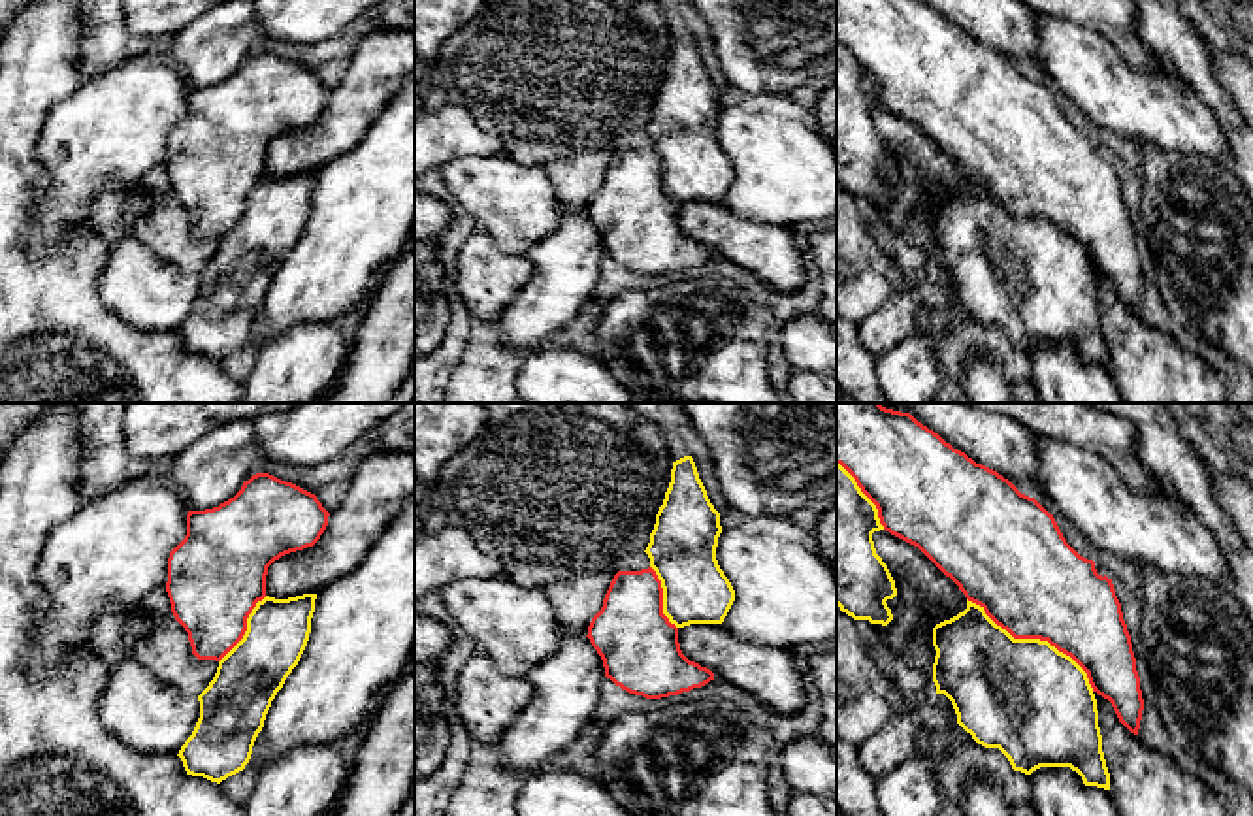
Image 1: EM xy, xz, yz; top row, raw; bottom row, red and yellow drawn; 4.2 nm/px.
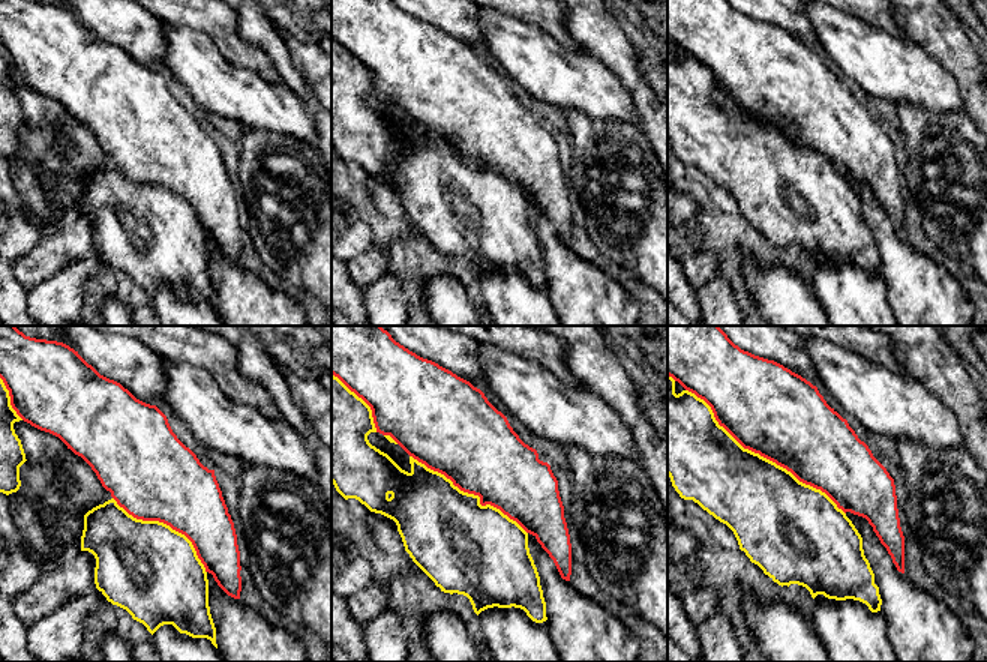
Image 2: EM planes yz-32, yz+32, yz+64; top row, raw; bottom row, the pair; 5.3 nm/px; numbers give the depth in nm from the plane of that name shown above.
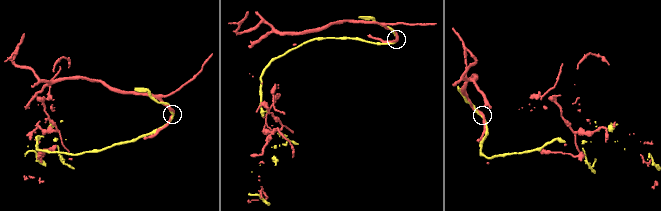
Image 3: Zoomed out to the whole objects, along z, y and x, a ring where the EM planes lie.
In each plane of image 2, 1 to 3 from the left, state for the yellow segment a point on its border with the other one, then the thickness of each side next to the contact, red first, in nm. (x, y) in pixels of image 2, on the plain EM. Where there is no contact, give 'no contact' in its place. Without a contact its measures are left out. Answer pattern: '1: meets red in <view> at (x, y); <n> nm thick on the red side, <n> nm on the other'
1: meets red in yz-32 at (167, 188); 440 nm thick on the red side, 480 nm on the other
2: meets red in yz+32 at (471, 156); 440 nm thick on the red side, 460 nm on the other
3: meets red in yz+64 at (762, 119); 480 nm thick on the red side, 440 nm on the other

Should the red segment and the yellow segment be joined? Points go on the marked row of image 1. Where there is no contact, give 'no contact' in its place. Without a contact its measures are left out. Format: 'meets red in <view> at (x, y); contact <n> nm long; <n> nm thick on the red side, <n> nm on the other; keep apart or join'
meets red in yz at (1035, 637); contact 650 nm long; 460 nm thick on the red side, 480 nm on the other; keep apart

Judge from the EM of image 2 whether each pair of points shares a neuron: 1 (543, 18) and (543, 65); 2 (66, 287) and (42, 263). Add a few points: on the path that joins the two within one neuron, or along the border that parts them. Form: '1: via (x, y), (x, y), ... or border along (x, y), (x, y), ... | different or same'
1: border along (510, 17), (540, 27), (564, 48), (573, 50) | different
2: border along (84, 258), (63, 266), (27, 291) | different

